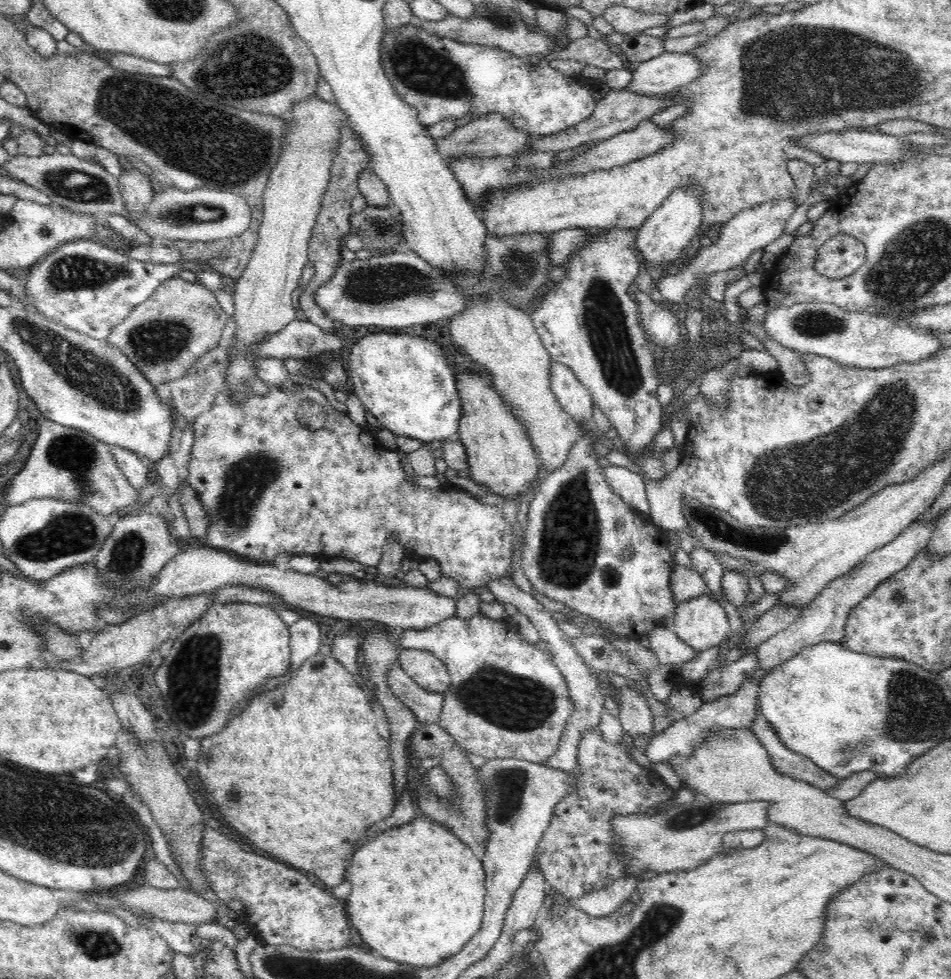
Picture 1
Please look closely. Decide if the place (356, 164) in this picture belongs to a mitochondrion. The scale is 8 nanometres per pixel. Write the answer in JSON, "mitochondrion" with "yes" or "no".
{"mitochondrion":"no"}

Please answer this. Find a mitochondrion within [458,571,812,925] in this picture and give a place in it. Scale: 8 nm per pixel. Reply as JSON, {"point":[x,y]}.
{"point":[508,783]}

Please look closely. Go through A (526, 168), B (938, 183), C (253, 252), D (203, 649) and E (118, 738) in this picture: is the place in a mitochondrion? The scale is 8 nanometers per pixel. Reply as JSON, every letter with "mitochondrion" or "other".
{"A":"other","B":"other","C":"other","D":"mitochondrion","E":"other"}

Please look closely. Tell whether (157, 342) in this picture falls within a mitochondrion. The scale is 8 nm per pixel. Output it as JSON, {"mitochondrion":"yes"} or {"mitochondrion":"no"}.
{"mitochondrion":"yes"}

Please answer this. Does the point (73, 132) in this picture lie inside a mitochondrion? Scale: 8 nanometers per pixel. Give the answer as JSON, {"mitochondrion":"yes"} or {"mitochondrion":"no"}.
{"mitochondrion":"no"}

